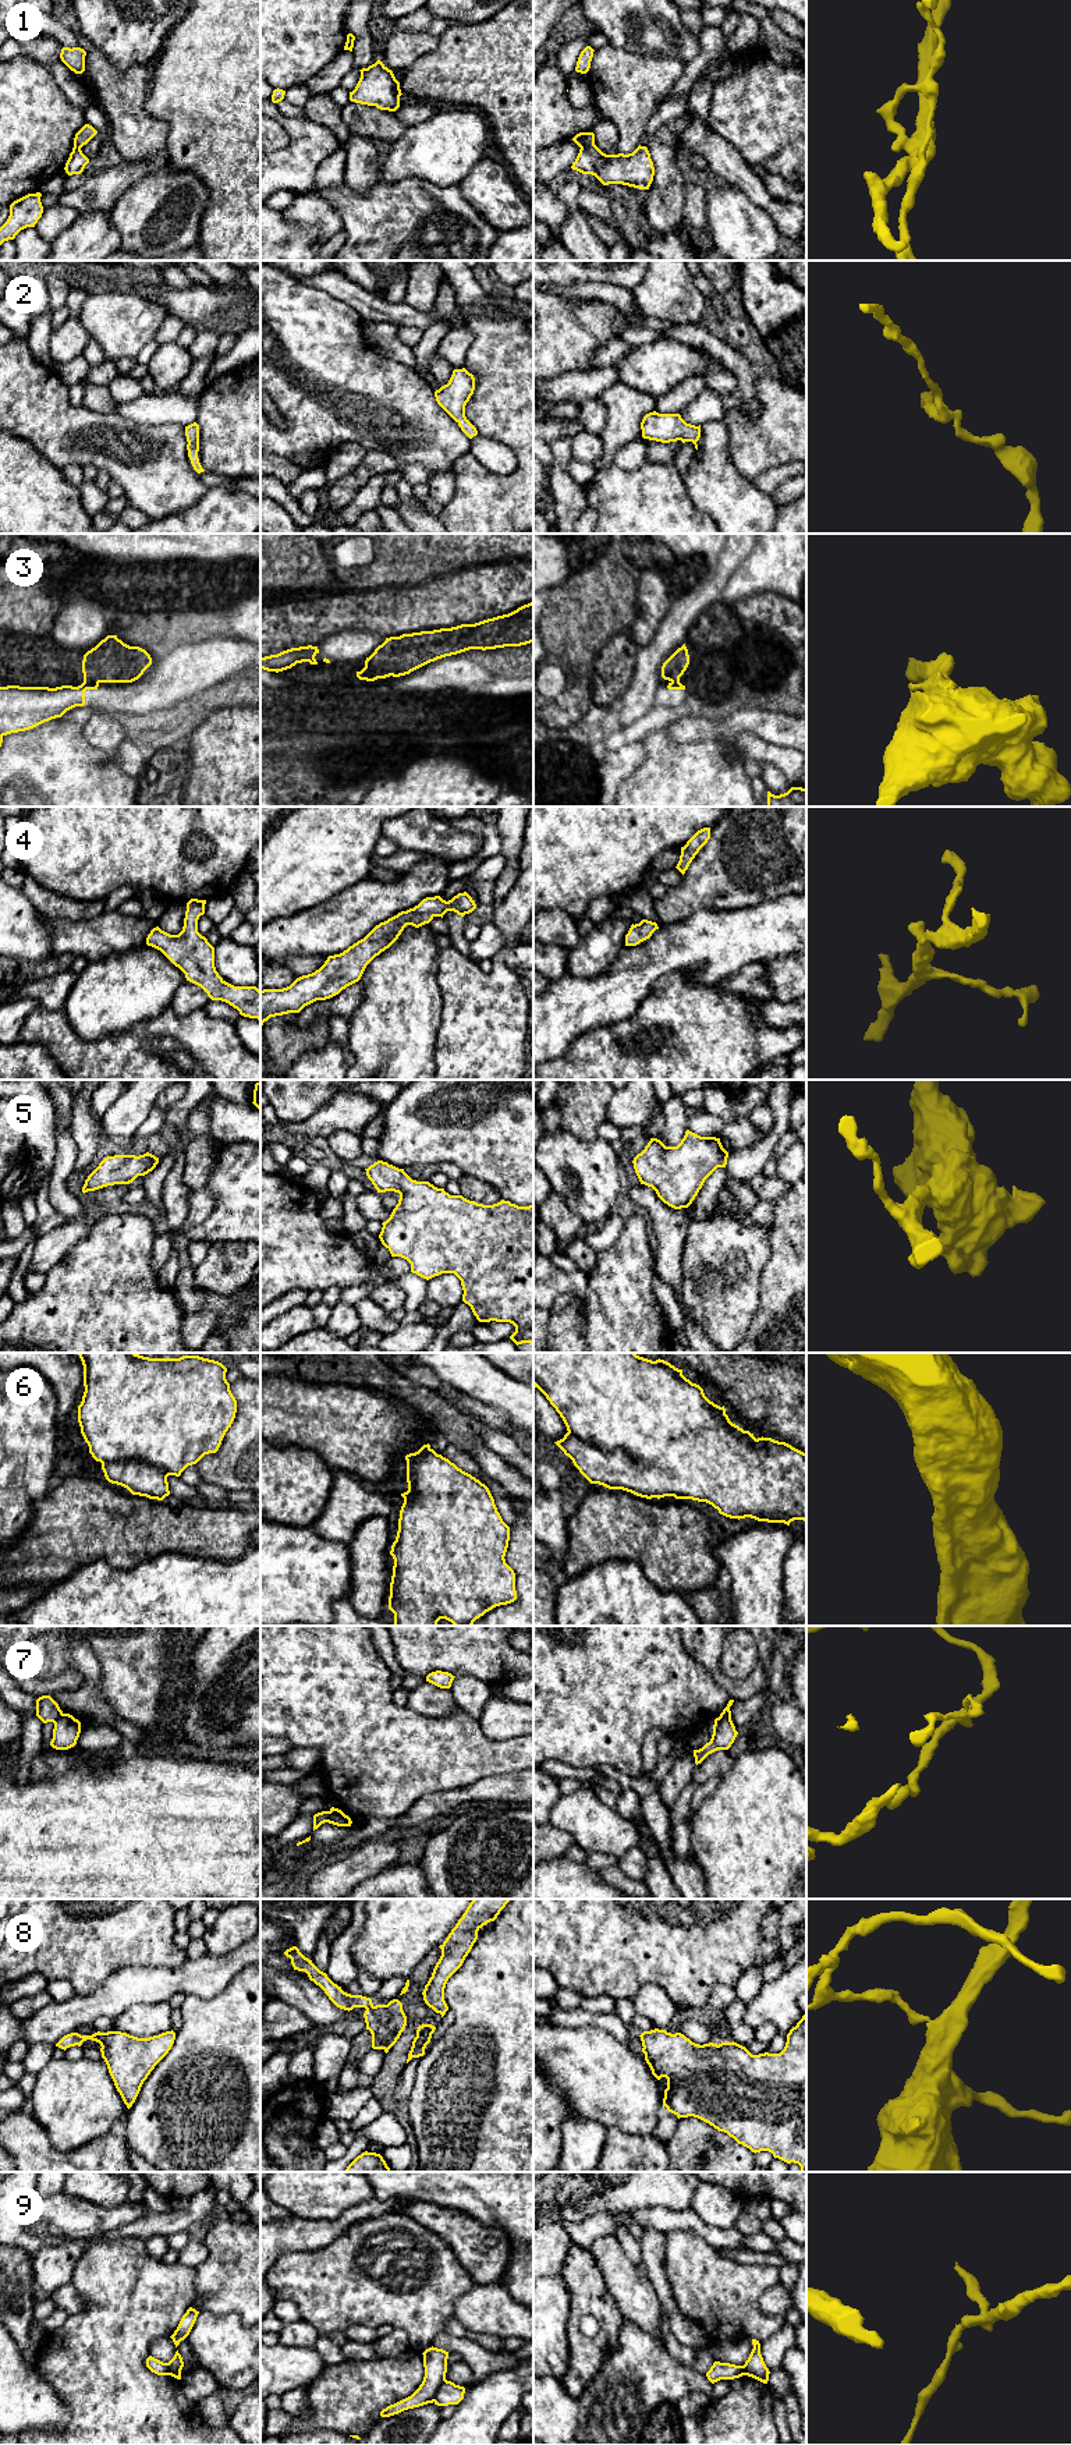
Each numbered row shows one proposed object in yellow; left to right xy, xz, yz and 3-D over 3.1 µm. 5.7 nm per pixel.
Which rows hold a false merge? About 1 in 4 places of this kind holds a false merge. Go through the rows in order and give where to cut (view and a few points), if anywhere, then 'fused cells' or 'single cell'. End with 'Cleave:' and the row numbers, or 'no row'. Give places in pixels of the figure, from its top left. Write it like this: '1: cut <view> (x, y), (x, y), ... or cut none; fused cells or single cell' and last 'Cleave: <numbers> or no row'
1: cut yz (593, 144), (581, 148); fused cells
2: cut none; single cell
3: cut xy (84, 680), (98, 683); fused cells
4: cut none; single cell
5: cut none; single cell
6: cut none; single cell
7: cut xz (329, 1811), (330, 1822); fused cells
8: cut xy (99, 2031), (95, 2040); fused cells
9: cut none; single cell
Cleave: 1, 3, 7, 8

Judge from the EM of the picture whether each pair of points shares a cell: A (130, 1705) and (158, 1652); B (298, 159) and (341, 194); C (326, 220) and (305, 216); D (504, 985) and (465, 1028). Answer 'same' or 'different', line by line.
A: same
B: different
C: same
D: same

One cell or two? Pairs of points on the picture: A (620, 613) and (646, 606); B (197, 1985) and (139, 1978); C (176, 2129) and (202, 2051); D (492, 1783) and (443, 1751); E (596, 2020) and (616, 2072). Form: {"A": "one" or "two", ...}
{"A": "two", "B": "one", "C": "one", "D": "two", "E": "two"}

